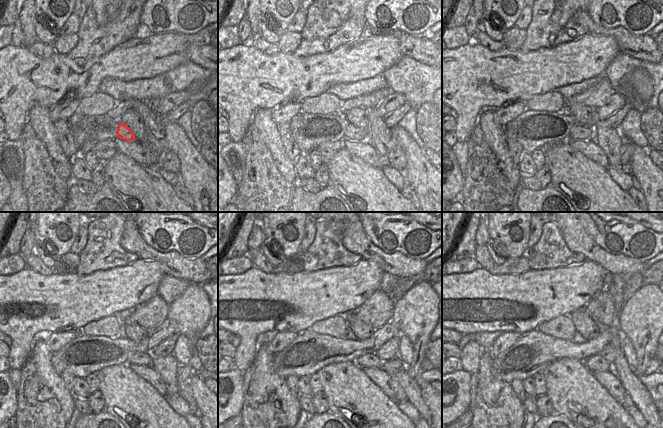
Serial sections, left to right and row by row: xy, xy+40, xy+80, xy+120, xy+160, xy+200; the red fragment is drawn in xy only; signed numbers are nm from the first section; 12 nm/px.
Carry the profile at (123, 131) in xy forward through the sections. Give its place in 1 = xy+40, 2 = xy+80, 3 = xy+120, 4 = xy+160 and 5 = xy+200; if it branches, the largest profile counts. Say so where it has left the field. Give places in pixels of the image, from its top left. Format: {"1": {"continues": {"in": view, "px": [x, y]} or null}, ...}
{"1": {"continues": {"in": "xy+40", "px": [352, 133]}}, "2": {"continues": {"in": "xy+80", "px": [577, 132]}}, "3": {"continues": {"in": "xy+120", "px": [143, 359]}}, "4": {"continues": {"in": "xy+160", "px": [367, 360]}}, "5": {"continues": {"in": "xy+200", "px": [596, 363]}}}

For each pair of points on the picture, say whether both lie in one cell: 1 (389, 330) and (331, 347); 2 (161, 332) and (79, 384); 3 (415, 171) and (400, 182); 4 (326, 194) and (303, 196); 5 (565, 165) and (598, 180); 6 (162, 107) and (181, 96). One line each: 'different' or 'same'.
1: same
2: different
3: different
4: same
5: same
6: same

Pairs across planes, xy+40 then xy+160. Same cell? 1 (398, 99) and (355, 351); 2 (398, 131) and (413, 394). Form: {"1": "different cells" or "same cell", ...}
{"1": "same cell", "2": "different cells"}

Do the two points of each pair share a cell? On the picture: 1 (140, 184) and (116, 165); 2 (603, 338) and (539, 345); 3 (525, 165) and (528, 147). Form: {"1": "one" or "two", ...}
{"1": "one", "2": "one", "3": "two"}

